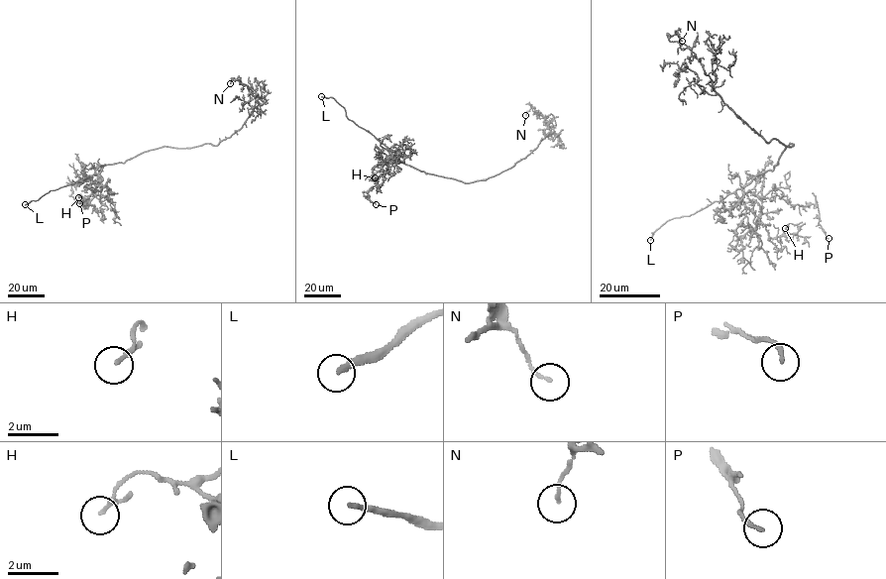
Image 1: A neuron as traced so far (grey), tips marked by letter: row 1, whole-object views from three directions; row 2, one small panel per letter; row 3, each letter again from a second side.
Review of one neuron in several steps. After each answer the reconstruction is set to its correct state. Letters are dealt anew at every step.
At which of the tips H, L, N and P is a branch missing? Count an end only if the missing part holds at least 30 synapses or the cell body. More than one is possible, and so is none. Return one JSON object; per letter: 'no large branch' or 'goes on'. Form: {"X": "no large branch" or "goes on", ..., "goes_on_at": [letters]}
{"H": "no large branch", "L": "goes on", "N": "no large branch", "P": "no large branch", "goes_on_at": ["L"]}

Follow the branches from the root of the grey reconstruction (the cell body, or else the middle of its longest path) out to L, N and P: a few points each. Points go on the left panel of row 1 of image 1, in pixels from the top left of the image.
L: (165, 146), (143, 152), (124, 163), (105, 165), (97, 173), (50, 190), (25, 204)
N: (165, 146), (217, 145), (238, 131), (258, 104), (257, 94), (238, 80), (232, 80), (230, 83)
P: (165, 146), (124, 163), (105, 165), (99, 175), (71, 182), (70, 195), (79, 203)

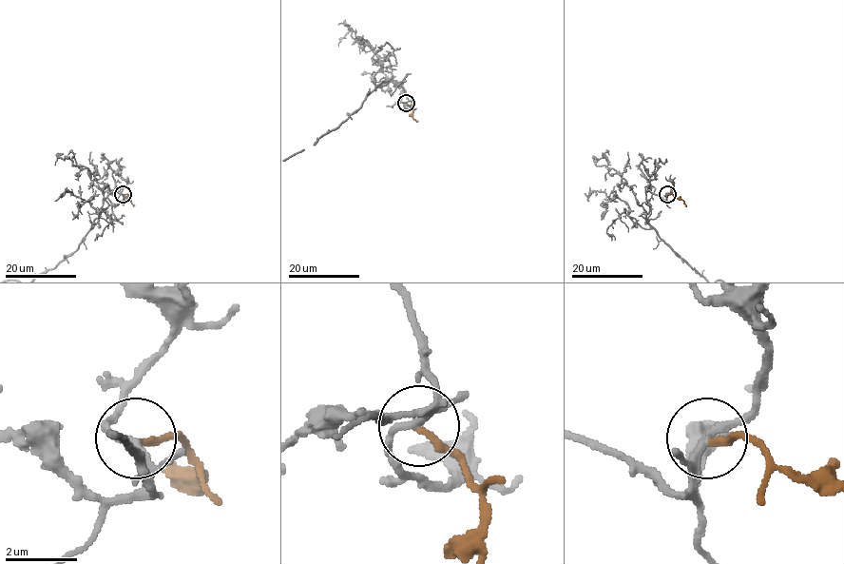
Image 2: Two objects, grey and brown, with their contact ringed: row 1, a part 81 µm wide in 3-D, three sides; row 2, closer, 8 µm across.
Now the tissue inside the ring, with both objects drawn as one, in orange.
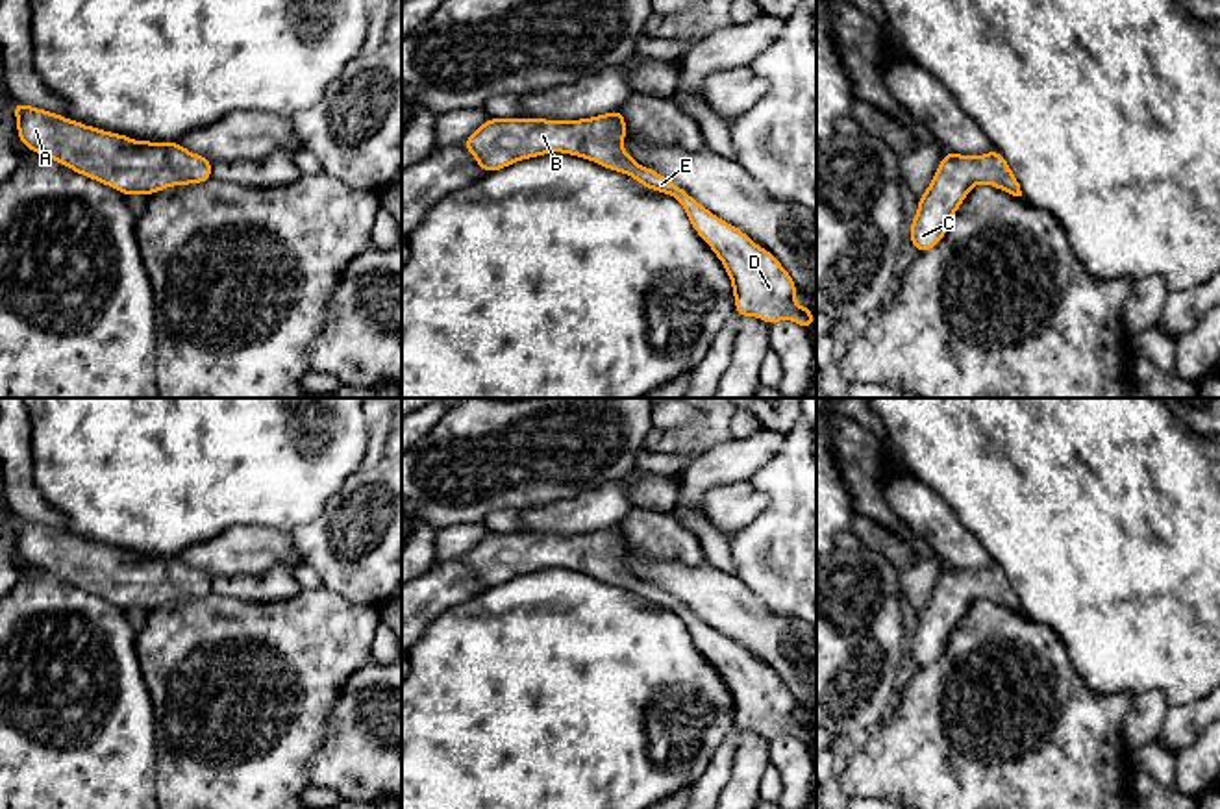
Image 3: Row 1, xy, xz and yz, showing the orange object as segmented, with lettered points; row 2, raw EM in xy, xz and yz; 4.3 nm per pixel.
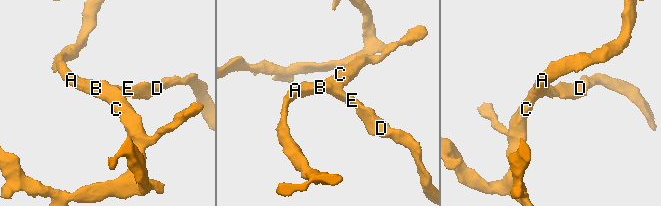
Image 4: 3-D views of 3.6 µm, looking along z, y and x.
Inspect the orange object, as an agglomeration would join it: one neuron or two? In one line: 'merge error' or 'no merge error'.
no merge error

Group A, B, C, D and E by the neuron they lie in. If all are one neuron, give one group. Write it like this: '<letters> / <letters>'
A B C D E

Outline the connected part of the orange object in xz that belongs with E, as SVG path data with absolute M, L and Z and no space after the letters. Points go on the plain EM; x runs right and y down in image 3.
M616 524L578 535L487 533L463 559L487 589L520 574L563 566L624 587L650 605L674 611L687 626L694 646L722 676L733 700L737 731L757 731L766 739L792 735L809 746L815 731L809 718L802 722L794 718L800 707L778 672L737 641L713 629L663 589L631 574L622 563L626 550L622 524Z

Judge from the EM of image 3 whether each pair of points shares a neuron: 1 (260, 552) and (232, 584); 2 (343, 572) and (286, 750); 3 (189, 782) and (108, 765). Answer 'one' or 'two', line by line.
1: two
2: two
3: two

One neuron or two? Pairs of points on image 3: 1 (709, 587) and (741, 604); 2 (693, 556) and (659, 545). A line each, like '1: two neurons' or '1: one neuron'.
1: one neuron
2: one neuron

